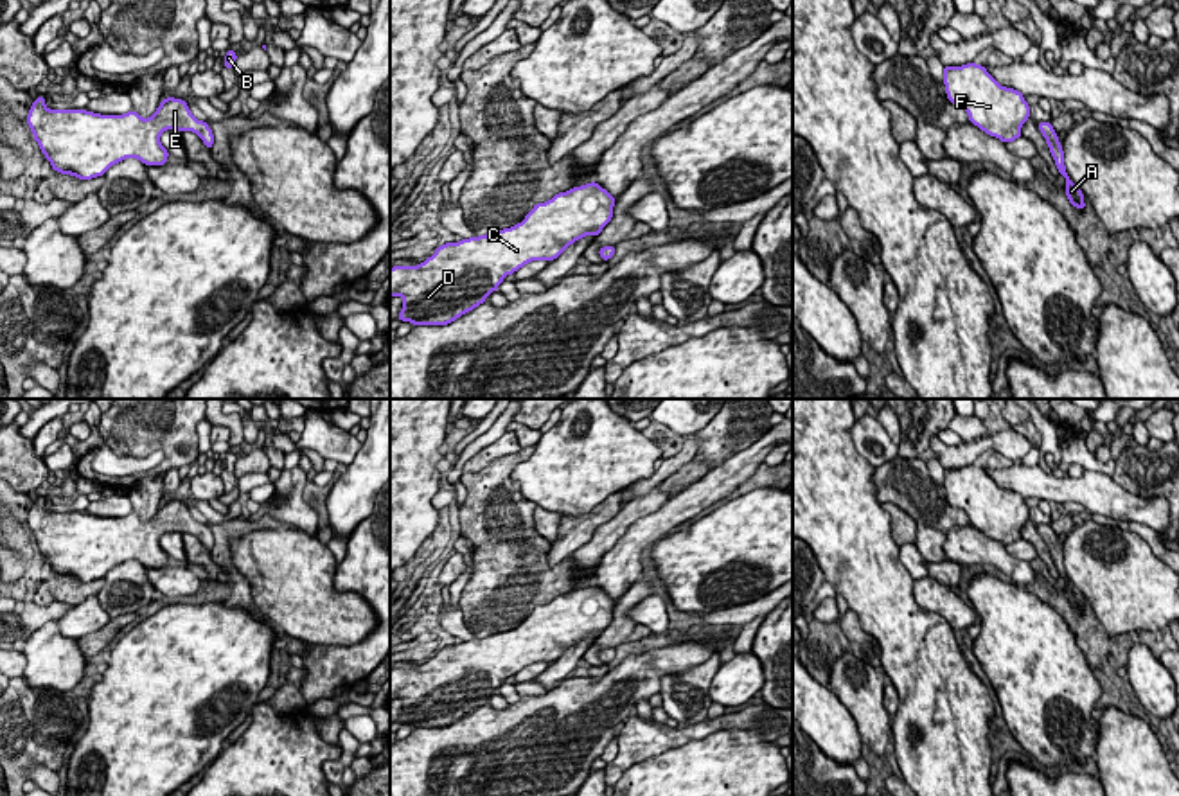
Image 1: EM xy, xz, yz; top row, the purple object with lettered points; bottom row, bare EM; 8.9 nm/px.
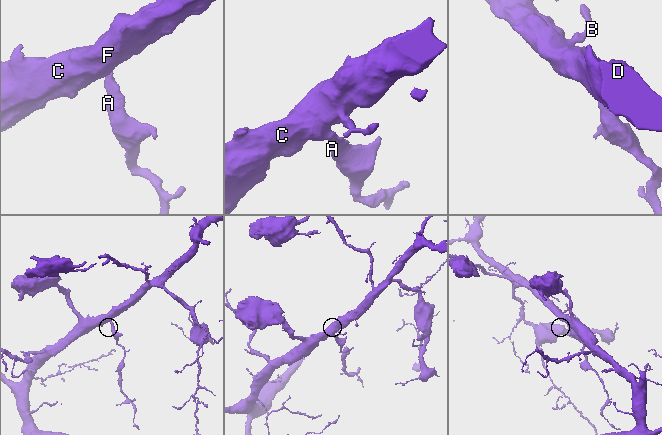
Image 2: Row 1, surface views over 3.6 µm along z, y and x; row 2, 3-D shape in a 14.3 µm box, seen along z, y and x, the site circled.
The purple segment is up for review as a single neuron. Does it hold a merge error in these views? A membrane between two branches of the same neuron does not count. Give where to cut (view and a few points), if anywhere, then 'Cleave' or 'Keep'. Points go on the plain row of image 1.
No split. Keep

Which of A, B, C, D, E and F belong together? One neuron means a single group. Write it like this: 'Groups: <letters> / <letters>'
Groups: A B C D E F

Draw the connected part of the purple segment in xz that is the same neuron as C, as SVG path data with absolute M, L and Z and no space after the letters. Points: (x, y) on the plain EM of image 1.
M598 586L573 589L555 597L546 606L536 606L525 622L512 631L489 634L485 638L446 645L431 659L417 668L390 670L390 699L403 701L401 724L417 728L448 728L462 717L473 713L498 692L507 677L512 677L532 663L554 663L570 647L586 640L598 638L613 622L613 600Z

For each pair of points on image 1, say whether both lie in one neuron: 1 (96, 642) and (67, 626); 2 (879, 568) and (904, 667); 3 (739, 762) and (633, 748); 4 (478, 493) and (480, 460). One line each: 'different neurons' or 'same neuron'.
1: different neurons
2: same neuron
3: different neurons
4: different neurons

